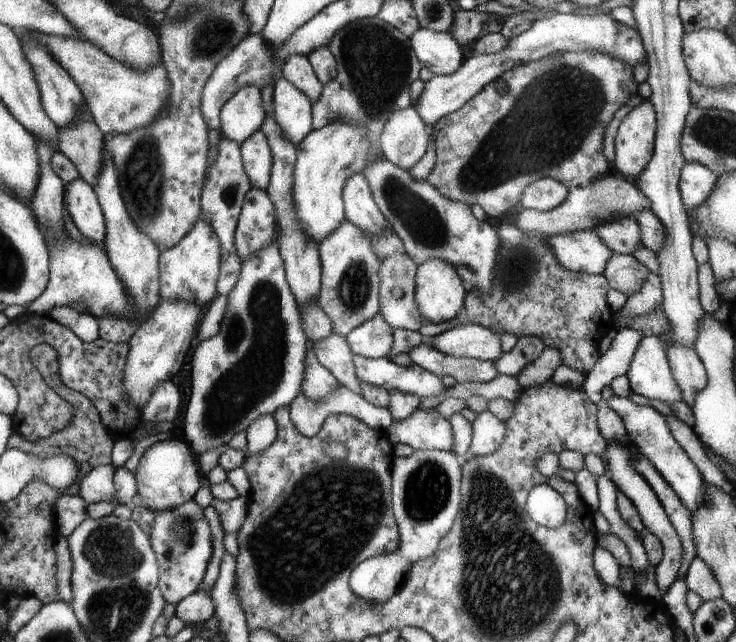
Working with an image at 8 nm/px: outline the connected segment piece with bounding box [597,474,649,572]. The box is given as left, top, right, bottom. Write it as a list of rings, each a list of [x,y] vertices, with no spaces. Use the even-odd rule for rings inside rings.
[[[605,474],[601,478],[597,478],[597,492],[599,492],[599,512],[605,516],[605,520],[609,522],[609,532],[613,536],[617,536],[629,550],[631,556],[631,568],[633,570],[643,570],[649,566],[649,558],[645,554],[645,546],[643,546],[643,538],[639,536],[639,532],[635,528],[629,526],[627,520],[621,518],[619,508],[617,508],[617,494],[619,488],[613,484],[613,480]]]

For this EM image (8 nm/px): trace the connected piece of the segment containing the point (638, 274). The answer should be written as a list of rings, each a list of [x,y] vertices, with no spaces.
[[[613,254],[603,268],[603,276],[607,278],[611,290],[621,290],[627,296],[633,296],[645,282],[649,270],[637,260],[623,254]]]

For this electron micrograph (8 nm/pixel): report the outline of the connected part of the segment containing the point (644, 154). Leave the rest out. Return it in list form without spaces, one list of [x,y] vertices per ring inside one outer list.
[[[643,100],[621,122],[615,134],[615,168],[635,178],[651,160],[655,148],[657,114],[651,100]]]

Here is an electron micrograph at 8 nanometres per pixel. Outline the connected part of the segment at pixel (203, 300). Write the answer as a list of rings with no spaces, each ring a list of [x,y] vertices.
[[[197,220],[195,228],[187,232],[175,248],[159,254],[159,298],[161,302],[189,302],[205,308],[217,296],[217,280],[221,268],[221,252],[215,232],[205,220]]]

